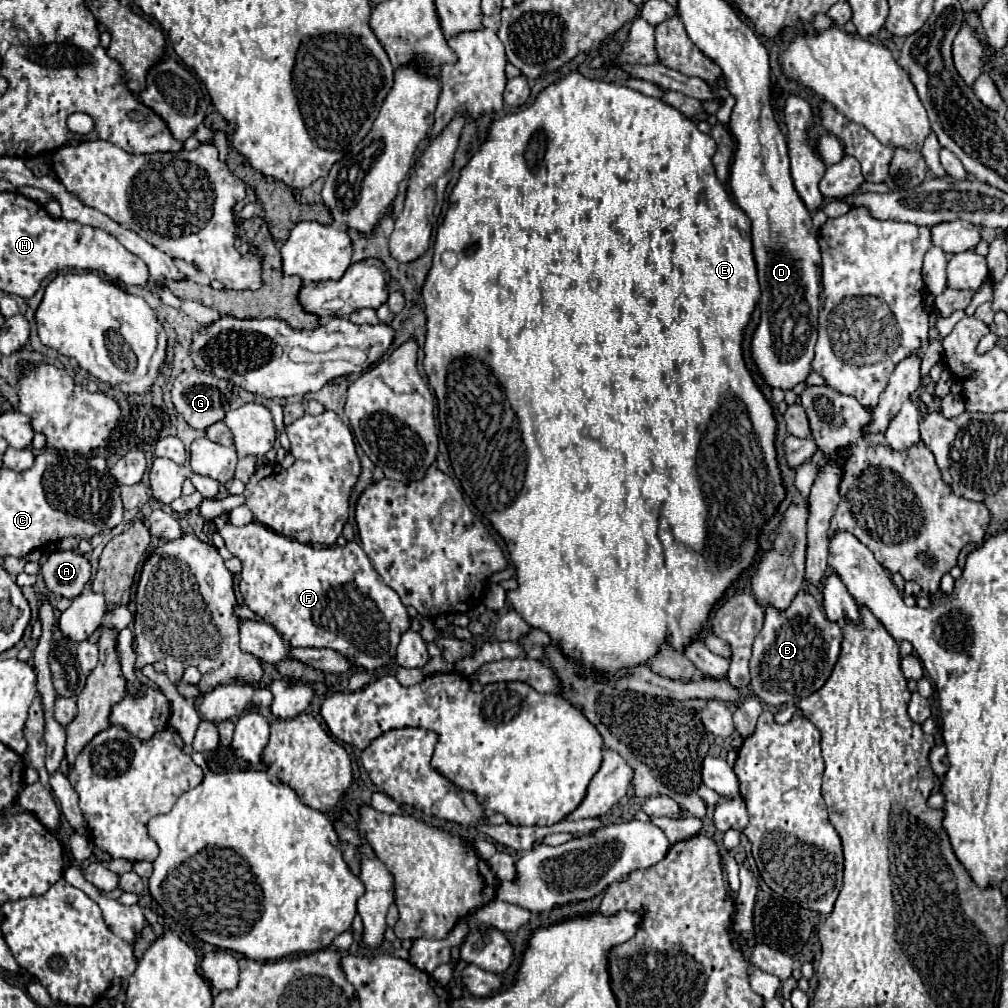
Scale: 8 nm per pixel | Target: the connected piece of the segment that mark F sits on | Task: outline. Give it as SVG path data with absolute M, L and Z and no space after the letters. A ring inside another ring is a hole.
M258 521L244 527L224 523L220 537L234 557L242 561L238 591L244 603L266 623L274 625L282 639L292 647L326 647L354 661L356 667L366 671L378 671L396 657L396 645L400 635L410 627L410 617L400 601L398 593L390 589L376 573L372 561L356 541L348 541L344 547L316 547L288 539L274 533Z

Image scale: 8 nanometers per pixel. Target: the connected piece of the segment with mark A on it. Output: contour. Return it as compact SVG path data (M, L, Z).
M52 551L42 565L50 593L74 599L90 581L90 561L78 551Z

